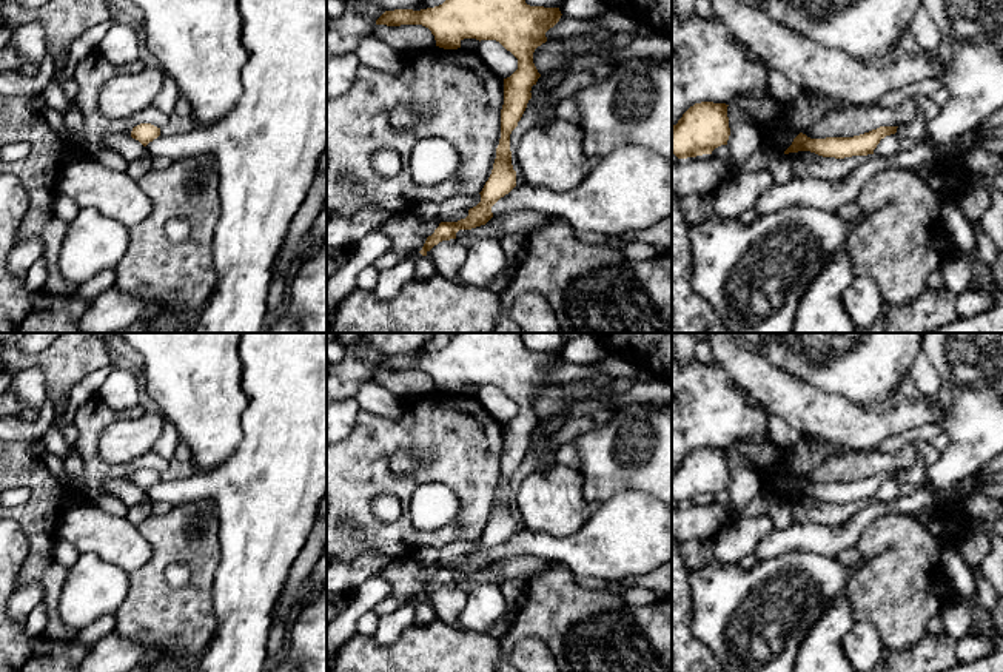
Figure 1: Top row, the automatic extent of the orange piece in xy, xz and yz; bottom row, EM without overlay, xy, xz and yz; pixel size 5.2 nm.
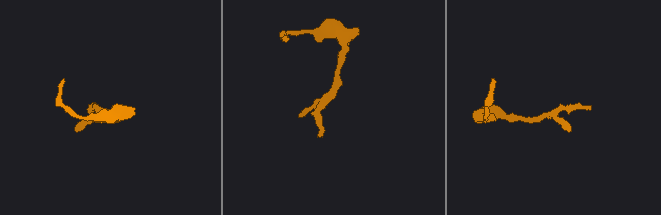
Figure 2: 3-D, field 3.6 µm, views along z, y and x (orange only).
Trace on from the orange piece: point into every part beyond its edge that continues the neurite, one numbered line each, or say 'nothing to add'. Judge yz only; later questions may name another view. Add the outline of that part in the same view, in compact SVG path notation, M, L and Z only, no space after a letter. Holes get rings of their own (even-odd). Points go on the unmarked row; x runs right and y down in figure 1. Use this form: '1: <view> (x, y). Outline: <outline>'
nothing to add

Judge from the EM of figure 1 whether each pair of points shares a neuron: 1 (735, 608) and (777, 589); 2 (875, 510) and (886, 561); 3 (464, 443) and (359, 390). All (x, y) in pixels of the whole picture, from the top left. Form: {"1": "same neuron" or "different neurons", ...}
{"1": "same neuron", "2": "different neurons", "3": "different neurons"}

